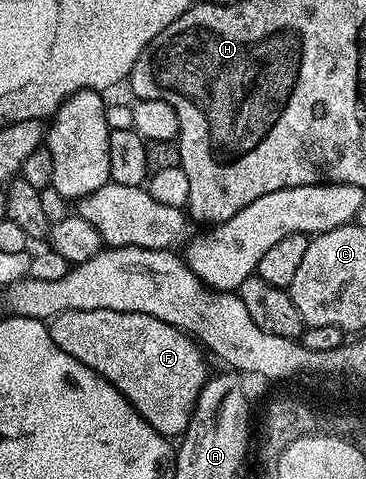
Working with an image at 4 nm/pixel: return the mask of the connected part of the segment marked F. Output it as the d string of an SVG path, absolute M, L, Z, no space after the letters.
M70 310L53 316L48 324L48 333L54 342L70 358L78 358L86 366L93 368L102 378L112 383L163 436L179 438L183 436L192 417L198 394L210 379L208 364L204 361L206 352L189 333L170 326L150 314L134 314L118 310Z

